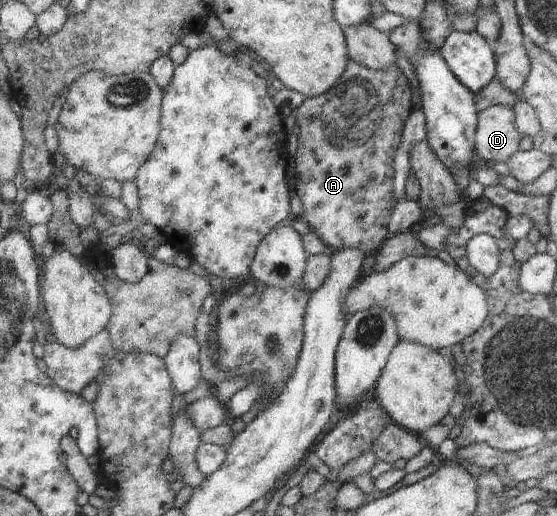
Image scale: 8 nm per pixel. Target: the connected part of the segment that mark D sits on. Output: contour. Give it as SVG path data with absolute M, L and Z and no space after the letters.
M503 105L486 108L478 114L474 147L481 164L507 163L519 151L521 136L515 120L513 109Z

